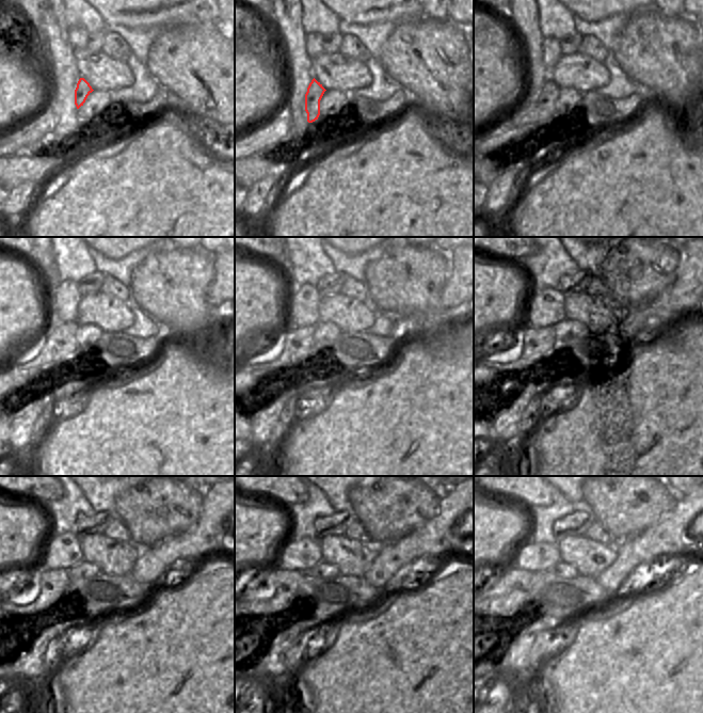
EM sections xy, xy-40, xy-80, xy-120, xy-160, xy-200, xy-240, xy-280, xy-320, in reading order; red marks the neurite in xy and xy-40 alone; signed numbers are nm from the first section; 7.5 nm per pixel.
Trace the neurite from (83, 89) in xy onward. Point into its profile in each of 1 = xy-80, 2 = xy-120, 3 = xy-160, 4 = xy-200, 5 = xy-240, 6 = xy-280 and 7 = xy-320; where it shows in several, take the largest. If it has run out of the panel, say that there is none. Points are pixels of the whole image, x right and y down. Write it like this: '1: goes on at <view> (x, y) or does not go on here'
1: goes on at xy-80 (537, 108)
2: goes on at xy-120 (58, 346)
3: goes on at xy-160 (296, 346)
4: goes on at xy-200 (531, 347)
5: goes on at xy-240 (50, 585)
6: goes on at xy-280 (283, 584)
7: goes on at xy-320 (508, 596)

